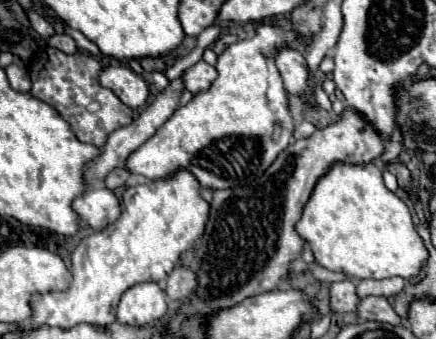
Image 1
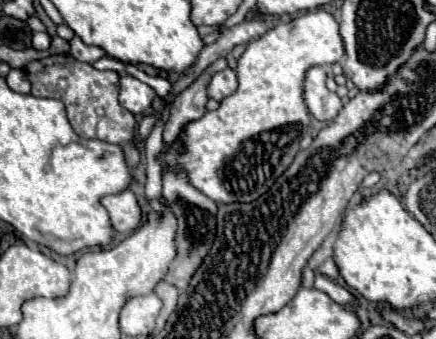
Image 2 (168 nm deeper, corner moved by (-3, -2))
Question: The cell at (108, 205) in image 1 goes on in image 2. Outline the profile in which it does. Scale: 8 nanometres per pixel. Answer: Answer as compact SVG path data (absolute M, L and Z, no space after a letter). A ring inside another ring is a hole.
M126 189L122 193L116 195L108 195L102 199L102 205L106 207L106 211L110 213L110 221L112 227L118 233L132 233L134 229L140 227L142 221L142 209L138 205L136 195Z

